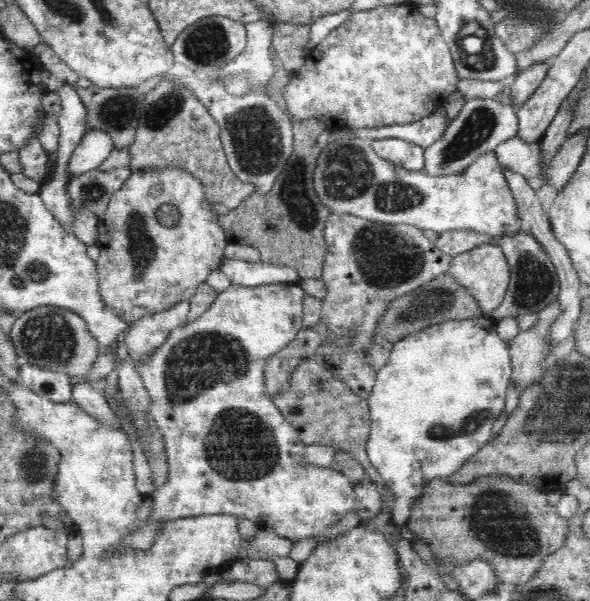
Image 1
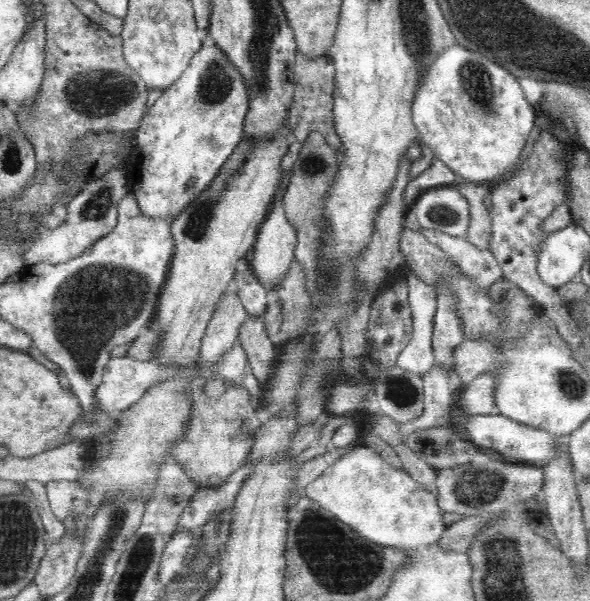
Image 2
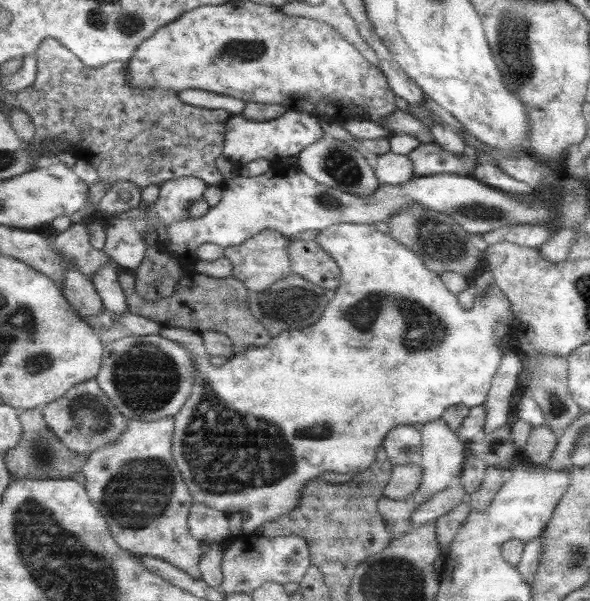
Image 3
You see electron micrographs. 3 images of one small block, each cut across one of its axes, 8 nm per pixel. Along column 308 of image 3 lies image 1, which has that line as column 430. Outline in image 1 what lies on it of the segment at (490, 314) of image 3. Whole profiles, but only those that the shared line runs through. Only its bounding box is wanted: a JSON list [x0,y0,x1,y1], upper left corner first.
[366,316,512,527]

